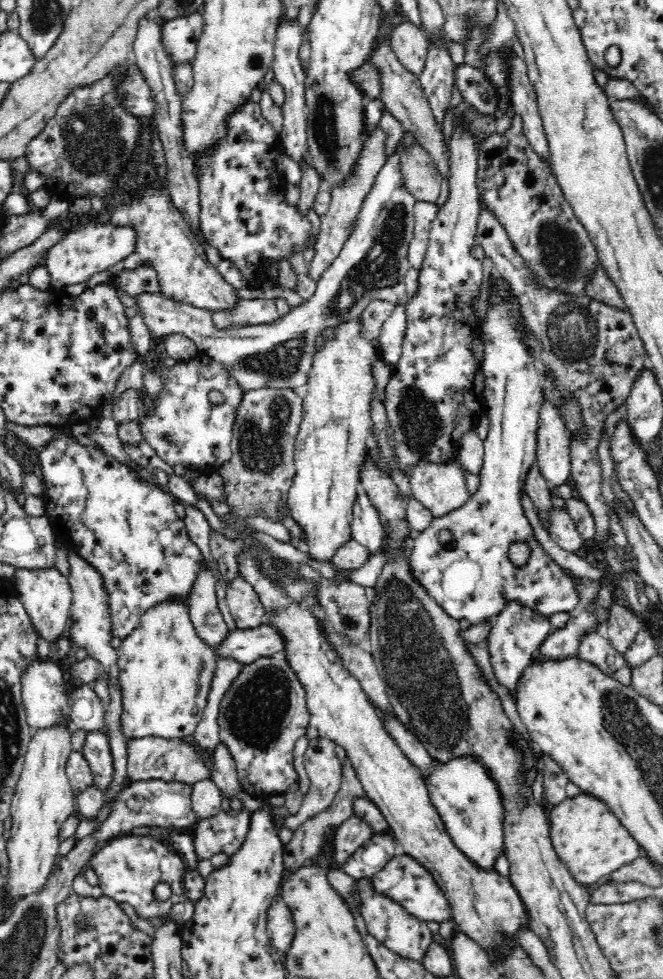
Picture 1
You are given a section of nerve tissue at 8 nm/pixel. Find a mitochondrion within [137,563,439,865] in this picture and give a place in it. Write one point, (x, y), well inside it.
(256, 713)

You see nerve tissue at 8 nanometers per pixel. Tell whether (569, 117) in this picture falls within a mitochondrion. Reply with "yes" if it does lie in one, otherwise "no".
no

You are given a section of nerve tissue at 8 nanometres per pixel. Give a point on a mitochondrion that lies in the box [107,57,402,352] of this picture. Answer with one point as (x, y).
(325, 128)

